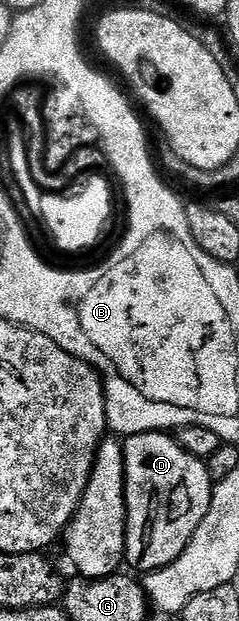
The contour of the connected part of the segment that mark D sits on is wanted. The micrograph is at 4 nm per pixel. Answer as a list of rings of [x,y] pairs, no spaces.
[[[148,431],[130,435],[124,440],[125,448],[125,563],[138,567],[141,573],[158,571],[160,567],[171,565],[187,541],[195,537],[199,521],[207,517],[211,505],[215,482],[209,475],[206,460],[197,459],[187,449],[183,449],[172,434],[164,431]]]

